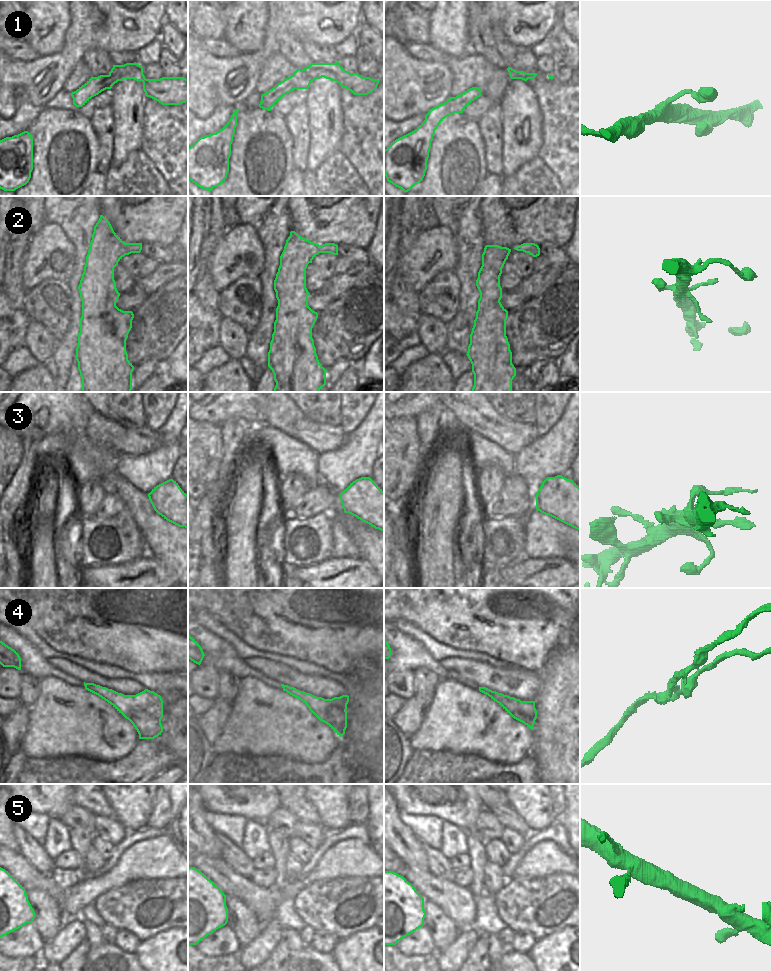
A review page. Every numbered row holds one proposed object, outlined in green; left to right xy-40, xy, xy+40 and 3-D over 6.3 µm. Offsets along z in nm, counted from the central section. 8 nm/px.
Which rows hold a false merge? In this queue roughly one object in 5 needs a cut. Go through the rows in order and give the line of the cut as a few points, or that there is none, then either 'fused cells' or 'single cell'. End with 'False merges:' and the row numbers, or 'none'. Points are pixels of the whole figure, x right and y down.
1: cut none; single cell
2: cut none; single cell
3: cut xy+40 (542, 484), (543, 491), (540, 511); fused cells
4: cut xy-40 (123, 715), (149, 711), (161, 718); fused cells
5: cut none; single cell
False merges: 3, 4

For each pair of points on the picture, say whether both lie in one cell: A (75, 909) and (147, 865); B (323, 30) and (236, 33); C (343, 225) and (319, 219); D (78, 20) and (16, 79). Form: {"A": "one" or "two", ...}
{"A": "one", "B": "two", "C": "one", "D": "one"}

